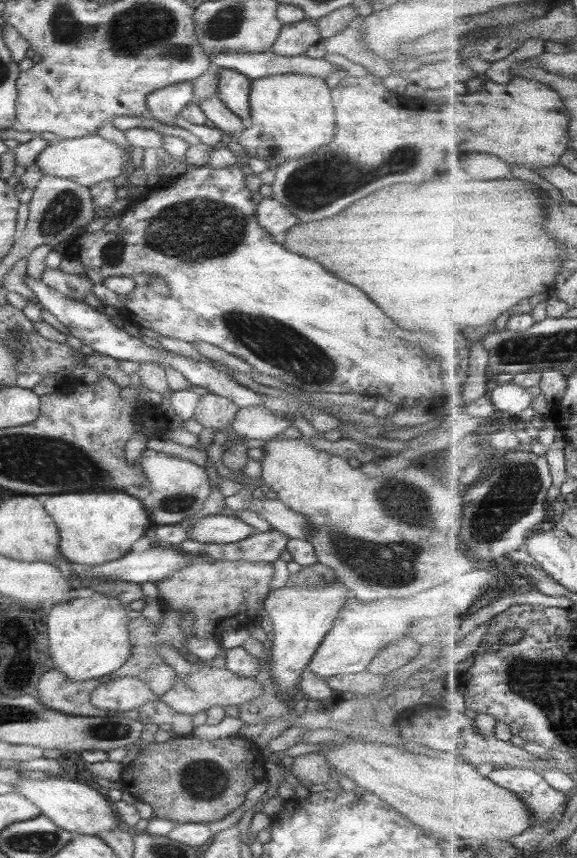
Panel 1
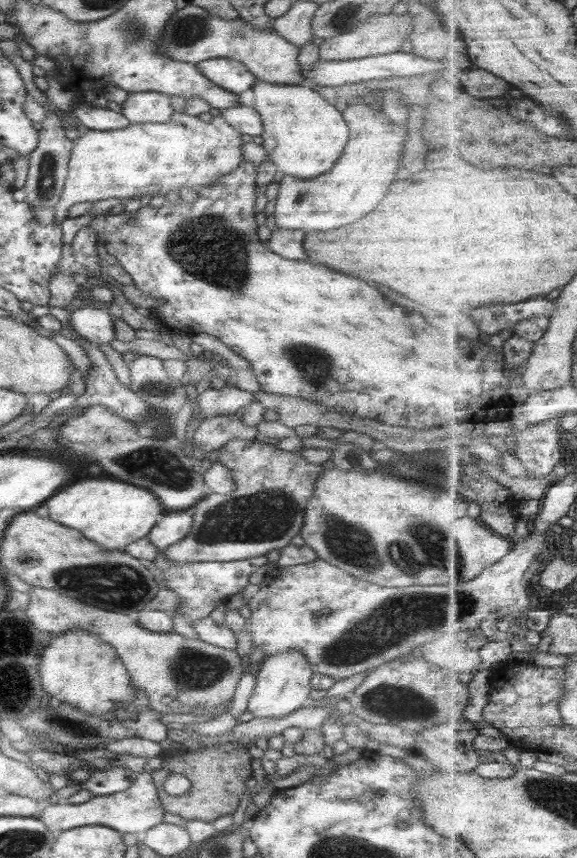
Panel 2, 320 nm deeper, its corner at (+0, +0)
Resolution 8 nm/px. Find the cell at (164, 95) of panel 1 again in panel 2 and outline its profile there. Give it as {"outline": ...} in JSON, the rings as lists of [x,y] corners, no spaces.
{"outline":[[[158,92],[128,93],[120,106],[121,114],[131,124],[162,123],[174,111],[169,96]]]}

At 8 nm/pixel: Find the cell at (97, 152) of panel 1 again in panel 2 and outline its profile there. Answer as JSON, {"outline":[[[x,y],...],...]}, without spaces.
{"outline":[[[173,111],[162,123],[129,123],[125,128],[106,131],[87,129],[73,143],[59,204],[54,208],[58,227],[74,204],[111,198],[141,199],[156,193],[179,192],[179,188],[197,193],[216,184],[222,174],[235,170],[244,160],[241,133],[219,115],[204,122]]]}

